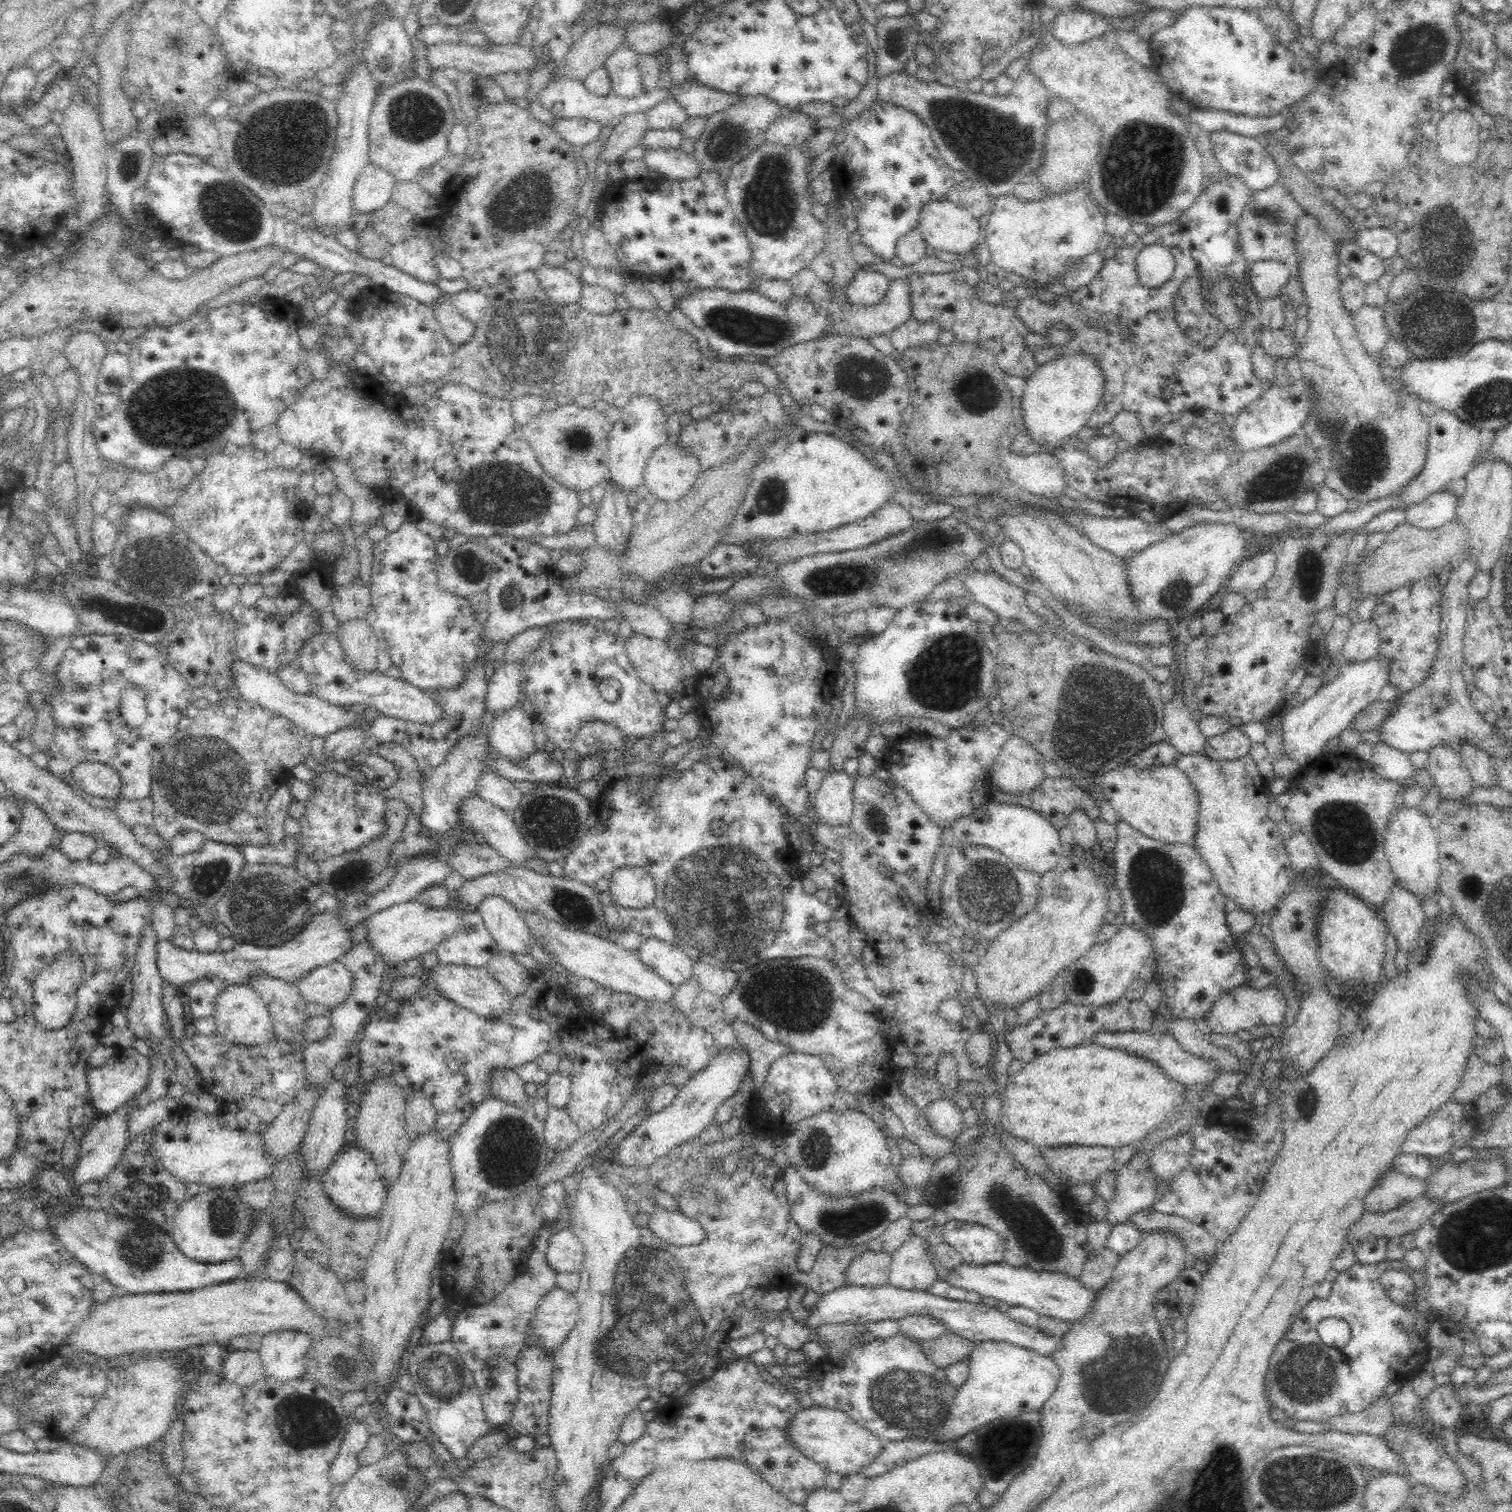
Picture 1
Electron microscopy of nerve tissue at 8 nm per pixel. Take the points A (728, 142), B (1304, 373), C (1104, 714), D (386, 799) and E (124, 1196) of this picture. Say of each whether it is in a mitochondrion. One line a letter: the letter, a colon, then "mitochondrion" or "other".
A: mitochondrion
B: other
C: mitochondrion
D: other
E: mitochondrion

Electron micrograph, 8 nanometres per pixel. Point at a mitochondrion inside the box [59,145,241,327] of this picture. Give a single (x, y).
(133, 162)

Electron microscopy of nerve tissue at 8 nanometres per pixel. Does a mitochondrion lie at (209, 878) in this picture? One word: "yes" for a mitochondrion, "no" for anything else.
yes

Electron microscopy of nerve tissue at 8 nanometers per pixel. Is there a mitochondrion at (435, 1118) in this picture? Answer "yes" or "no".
no

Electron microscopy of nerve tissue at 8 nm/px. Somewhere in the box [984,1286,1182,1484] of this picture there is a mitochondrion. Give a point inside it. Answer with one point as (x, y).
(1125, 1364)

